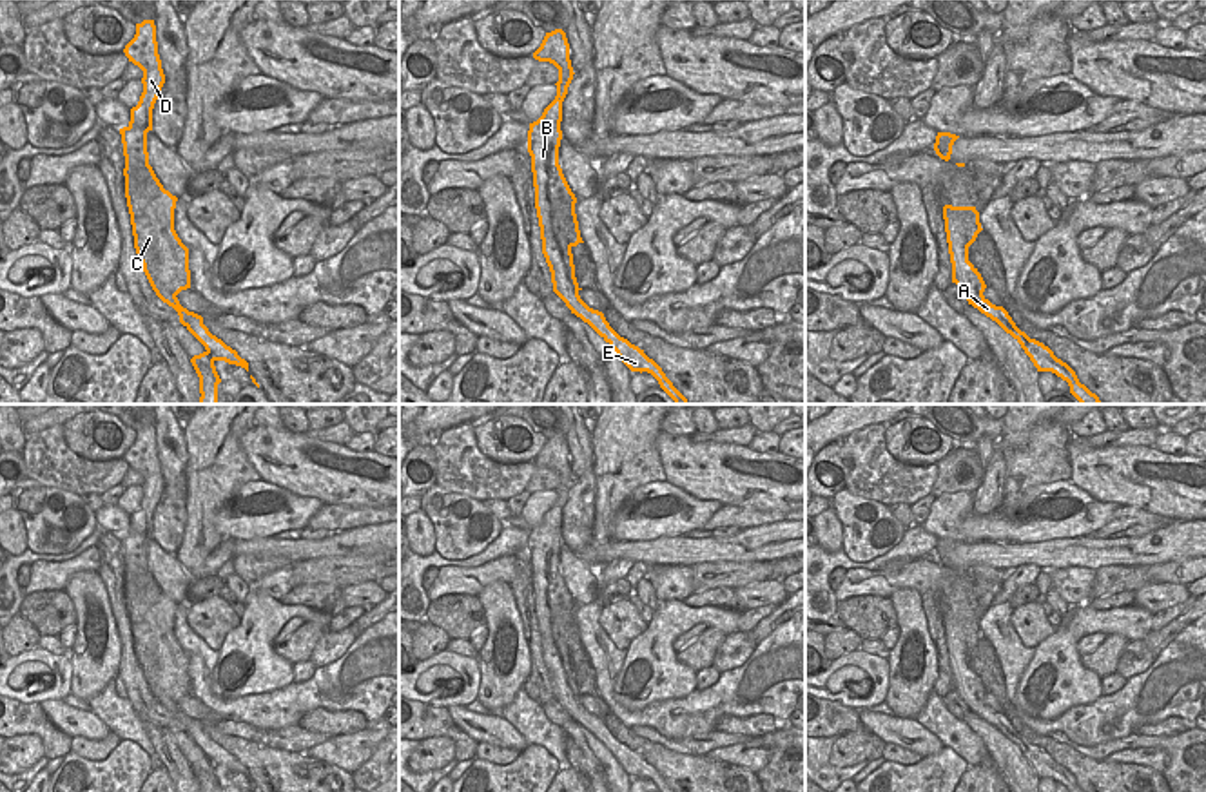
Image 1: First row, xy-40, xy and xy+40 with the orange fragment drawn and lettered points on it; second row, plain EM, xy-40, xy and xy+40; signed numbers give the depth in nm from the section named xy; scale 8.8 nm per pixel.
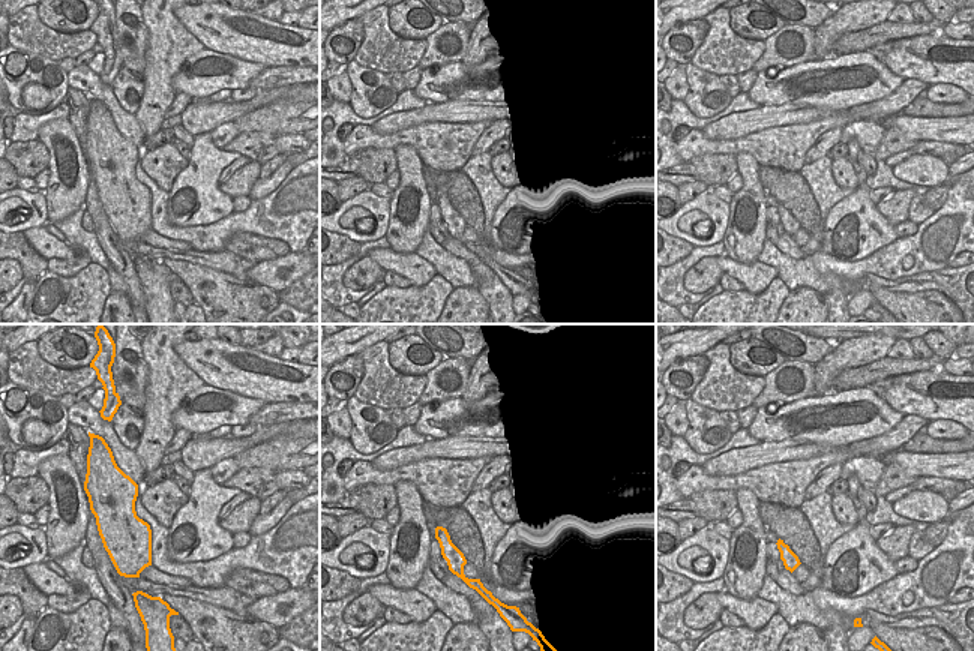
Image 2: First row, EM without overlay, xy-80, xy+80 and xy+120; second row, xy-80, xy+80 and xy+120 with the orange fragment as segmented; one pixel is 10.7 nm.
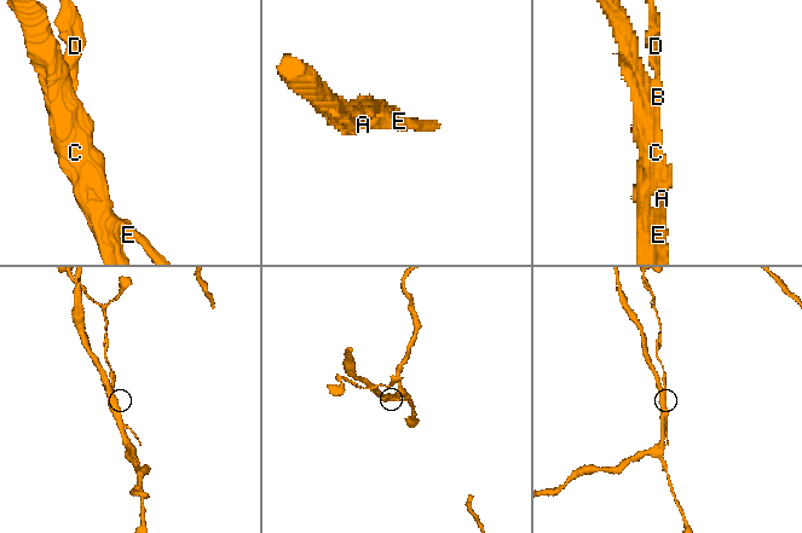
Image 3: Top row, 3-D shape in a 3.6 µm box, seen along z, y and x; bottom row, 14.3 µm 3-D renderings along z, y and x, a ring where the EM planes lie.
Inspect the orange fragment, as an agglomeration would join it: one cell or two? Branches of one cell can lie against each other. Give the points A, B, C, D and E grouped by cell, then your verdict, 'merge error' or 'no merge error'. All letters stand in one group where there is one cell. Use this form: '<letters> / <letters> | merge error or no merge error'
A B D E / C | merge error

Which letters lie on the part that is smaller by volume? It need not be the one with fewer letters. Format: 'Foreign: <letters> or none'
Foreign: A, B, D, E

